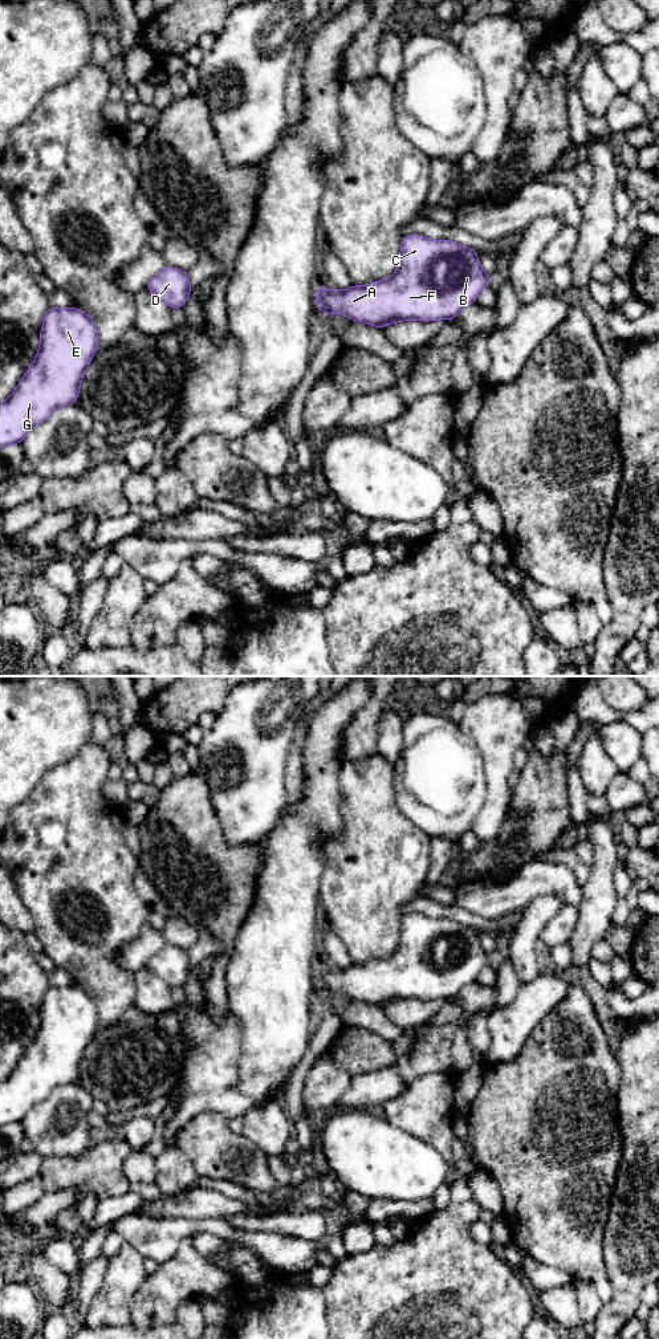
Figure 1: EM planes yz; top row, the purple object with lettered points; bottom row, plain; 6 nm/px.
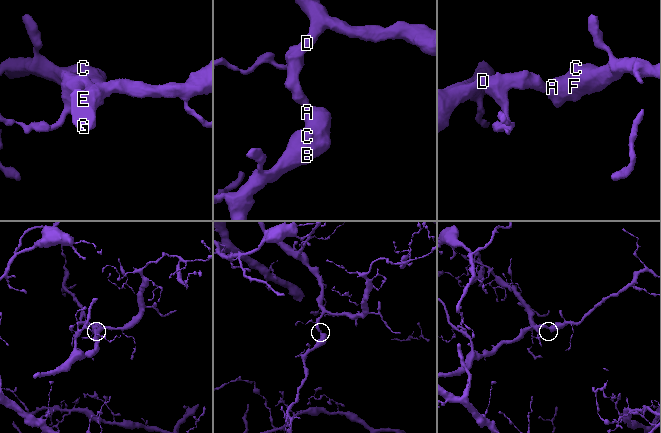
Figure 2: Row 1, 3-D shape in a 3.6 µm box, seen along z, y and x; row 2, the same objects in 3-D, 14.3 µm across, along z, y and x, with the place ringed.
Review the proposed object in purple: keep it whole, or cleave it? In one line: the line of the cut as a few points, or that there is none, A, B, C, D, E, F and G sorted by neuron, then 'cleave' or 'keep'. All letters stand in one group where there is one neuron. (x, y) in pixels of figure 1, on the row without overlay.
no cut | A B C D E F G | keep

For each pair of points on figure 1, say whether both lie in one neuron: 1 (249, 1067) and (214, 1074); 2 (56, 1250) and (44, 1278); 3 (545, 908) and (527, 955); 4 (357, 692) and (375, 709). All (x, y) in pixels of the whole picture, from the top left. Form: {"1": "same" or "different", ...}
{"1": "different", "2": "different", "3": "same", "4": "different"}

